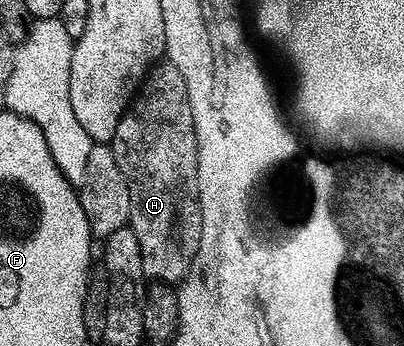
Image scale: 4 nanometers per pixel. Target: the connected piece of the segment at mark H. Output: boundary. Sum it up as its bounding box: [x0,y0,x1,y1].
[110,63,202,283]

